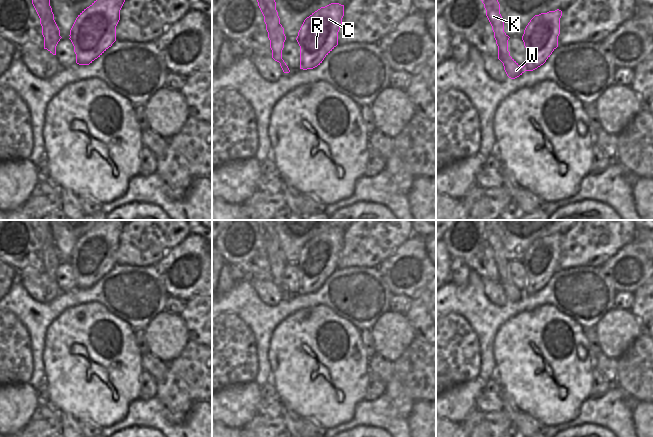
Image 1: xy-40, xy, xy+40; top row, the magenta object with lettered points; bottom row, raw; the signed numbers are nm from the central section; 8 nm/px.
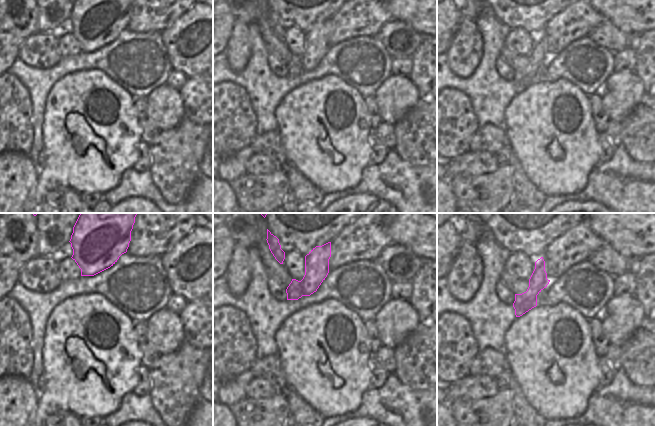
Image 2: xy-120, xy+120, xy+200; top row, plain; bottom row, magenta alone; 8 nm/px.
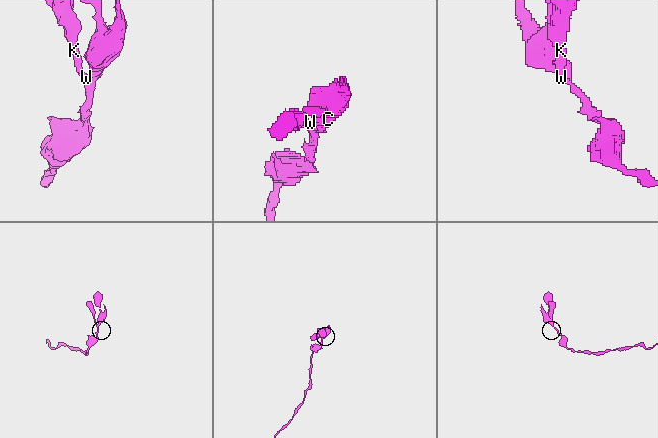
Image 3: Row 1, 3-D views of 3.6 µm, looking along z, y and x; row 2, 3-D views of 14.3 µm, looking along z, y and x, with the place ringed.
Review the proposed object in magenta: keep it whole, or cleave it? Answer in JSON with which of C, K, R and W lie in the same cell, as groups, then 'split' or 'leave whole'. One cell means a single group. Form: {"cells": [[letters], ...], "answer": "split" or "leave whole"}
{"cells": [["C", "R", "W"], ["K"]], "answer": "split"}

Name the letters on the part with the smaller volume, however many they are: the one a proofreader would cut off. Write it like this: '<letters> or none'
K.

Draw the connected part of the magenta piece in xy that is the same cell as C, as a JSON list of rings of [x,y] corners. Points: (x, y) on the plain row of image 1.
[[[331,227],[307,241],[296,262],[300,270],[300,293],[313,293],[338,269],[344,229]]]

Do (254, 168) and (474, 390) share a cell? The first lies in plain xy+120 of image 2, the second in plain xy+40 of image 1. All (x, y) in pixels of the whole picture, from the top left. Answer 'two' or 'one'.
two

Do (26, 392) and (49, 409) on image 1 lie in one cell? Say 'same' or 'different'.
different

